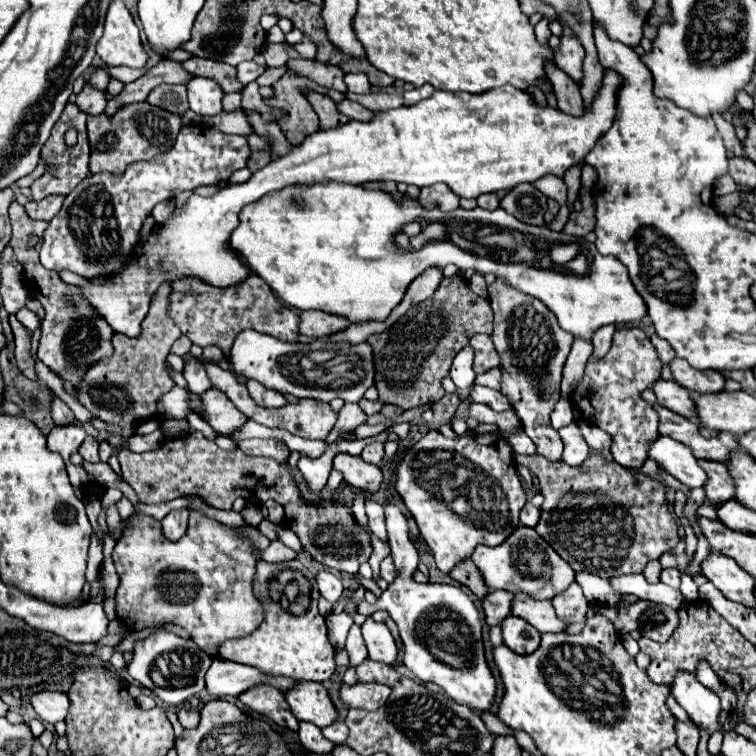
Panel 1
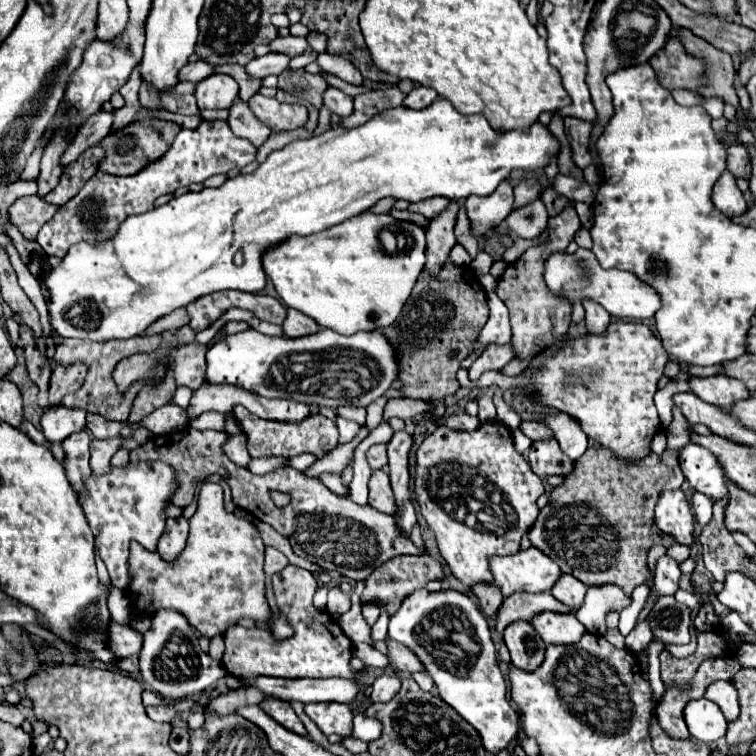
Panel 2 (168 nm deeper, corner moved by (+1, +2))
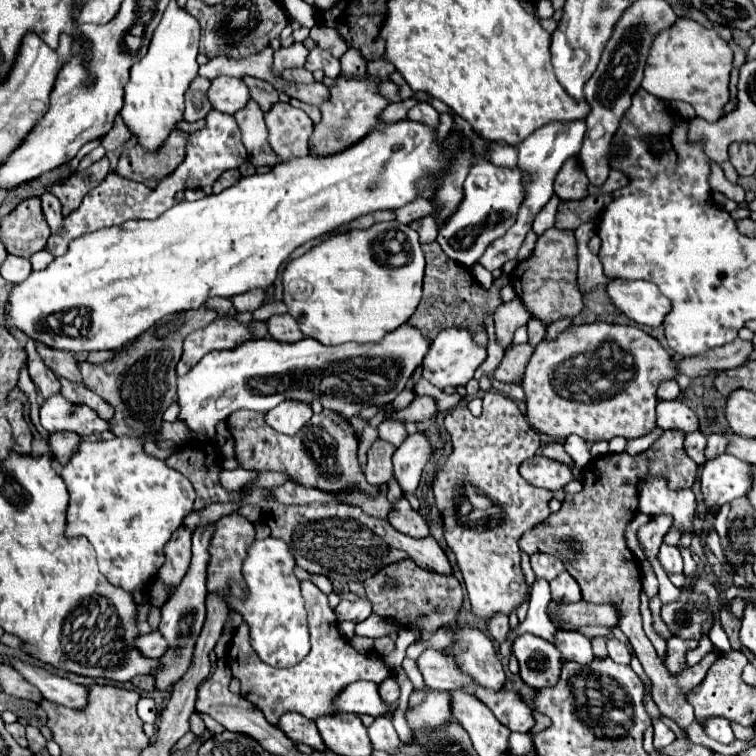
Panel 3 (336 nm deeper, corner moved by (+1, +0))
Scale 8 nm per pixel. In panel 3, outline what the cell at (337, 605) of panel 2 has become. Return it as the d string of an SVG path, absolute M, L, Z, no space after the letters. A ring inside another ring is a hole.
M355 598L355 600L341 600L341 604L335 608L335 614L337 614L337 620L339 622L363 622L371 616L373 612L373 606L367 598Z

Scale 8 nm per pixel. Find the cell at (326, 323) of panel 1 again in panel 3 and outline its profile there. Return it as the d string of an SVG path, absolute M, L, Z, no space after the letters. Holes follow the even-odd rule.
M289 314L271 316L265 324L267 324L267 332L273 340L279 340L279 342L299 342L301 340L301 330L299 330L295 318L291 318Z

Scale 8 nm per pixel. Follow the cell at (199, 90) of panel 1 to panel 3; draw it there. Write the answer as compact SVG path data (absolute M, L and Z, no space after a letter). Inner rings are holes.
M219 76L211 82L209 100L211 106L225 114L235 114L249 102L249 88L243 80L233 76Z

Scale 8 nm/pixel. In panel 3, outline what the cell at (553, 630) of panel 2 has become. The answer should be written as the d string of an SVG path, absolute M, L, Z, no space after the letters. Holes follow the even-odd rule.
M557 630L555 634L557 638L557 650L563 654L563 660L573 660L579 664L591 664L595 654L591 650L591 640L585 638L579 632L565 632L565 630Z

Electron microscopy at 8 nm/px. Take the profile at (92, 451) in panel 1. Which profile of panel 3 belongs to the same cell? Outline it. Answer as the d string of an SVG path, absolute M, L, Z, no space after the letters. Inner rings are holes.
M55 432L49 436L49 448L51 448L51 456L65 466L67 460L71 458L71 452L75 450L75 446L81 442L81 438L77 434L71 432Z

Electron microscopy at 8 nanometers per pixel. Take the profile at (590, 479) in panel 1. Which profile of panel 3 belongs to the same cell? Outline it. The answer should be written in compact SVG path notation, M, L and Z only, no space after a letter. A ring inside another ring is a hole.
M665 430L661 434L661 438L649 450L641 452L639 456L629 456L623 452L623 454L607 454L603 458L593 460L583 470L585 488L579 494L567 494L559 512L551 514L543 524L527 530L519 540L519 548L523 552L527 552L529 556L537 554L537 552L545 552L545 554L553 554L559 560L563 560L567 572L581 586L583 600L587 600L591 604L611 602L611 604L619 606L619 610L621 610L619 628L629 638L645 674L653 682L653 692L651 692L653 702L659 706L659 712L663 716L675 720L679 726L689 726L695 720L695 716L693 716L693 708L685 700L685 696L697 684L703 682L707 670L711 668L711 664L717 660L719 654L715 654L715 652L705 654L699 664L683 670L683 676L673 676L667 672L667 668L659 660L653 644L649 642L649 638L643 632L643 620L639 614L641 570L639 570L635 556L625 546L625 538L623 538L625 526L637 512L639 478L657 472L657 474L667 476L673 488L689 488L693 484L697 464L685 454L683 438L685 438L685 434L681 430Z

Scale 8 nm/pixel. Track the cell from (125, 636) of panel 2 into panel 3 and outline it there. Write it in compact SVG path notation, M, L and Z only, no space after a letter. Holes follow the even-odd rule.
M153 632L153 634L139 636L137 646L141 654L145 654L147 658L159 658L159 654L163 654L163 650L167 648L167 640L159 632Z

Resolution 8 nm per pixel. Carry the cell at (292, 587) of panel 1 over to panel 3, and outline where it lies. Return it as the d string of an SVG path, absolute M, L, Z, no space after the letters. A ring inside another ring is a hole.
M301 582L301 594L305 598L305 606L309 612L309 632L311 632L311 652L303 662L291 668L273 668L259 660L255 650L249 644L249 628L239 626L233 634L231 648L227 652L227 664L235 678L241 680L241 694L255 704L267 722L273 726L279 724L279 718L285 712L299 712L307 720L317 720L321 716L337 714L333 708L333 700L345 686L357 680L369 680L381 684L385 678L391 678L393 672L387 668L381 654L359 654L337 628L335 612L329 606L327 594L323 594L313 582Z

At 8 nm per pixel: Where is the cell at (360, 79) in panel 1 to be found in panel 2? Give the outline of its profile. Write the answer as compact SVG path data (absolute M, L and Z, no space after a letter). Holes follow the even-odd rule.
M319 54L317 60L315 60L325 72L331 72L335 76L339 76L341 80L349 82L349 84L355 84L355 86L361 86L363 84L363 78L361 78L361 72L347 60L341 60L337 56L329 56L329 54Z

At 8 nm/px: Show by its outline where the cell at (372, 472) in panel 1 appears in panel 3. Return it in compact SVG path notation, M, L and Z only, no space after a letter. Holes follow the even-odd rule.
M405 498L399 500L397 504L393 504L393 512L389 516L389 524L395 530L399 530L399 532L403 532L403 534L407 534L411 538L431 536L427 520L417 510L413 510L411 504Z

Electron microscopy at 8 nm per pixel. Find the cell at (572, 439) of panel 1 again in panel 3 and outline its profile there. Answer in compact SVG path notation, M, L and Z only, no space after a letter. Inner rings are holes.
M569 436L565 440L565 450L567 454L571 454L571 458L575 460L577 468L585 468L591 462L591 454L589 454L589 446L583 438L579 436Z

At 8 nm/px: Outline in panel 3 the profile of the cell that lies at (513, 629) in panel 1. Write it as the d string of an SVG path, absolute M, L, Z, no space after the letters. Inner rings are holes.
M523 634L515 638L511 650L519 660L519 674L529 688L541 690L559 682L563 658L559 658L559 650L555 650L551 642L533 634Z

